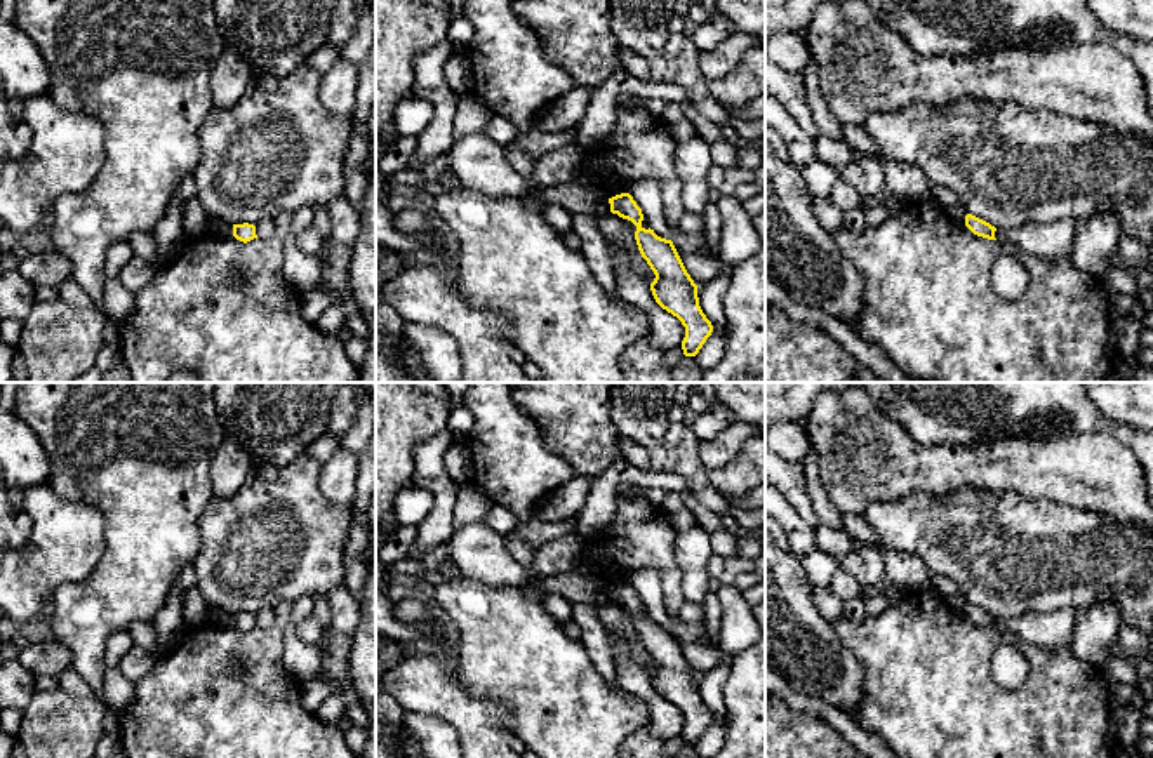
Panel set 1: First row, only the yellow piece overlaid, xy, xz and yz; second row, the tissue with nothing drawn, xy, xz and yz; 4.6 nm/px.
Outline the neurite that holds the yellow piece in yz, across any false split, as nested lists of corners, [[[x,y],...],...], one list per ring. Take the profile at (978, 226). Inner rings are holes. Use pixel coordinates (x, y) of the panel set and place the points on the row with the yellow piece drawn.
[[[972,214],[965,216],[965,226],[977,236],[996,240],[995,238],[996,228]]]

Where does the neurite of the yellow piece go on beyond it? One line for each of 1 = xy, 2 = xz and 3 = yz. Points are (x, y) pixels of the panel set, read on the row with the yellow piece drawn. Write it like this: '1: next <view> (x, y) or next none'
1: next none
2: next none
3: next none

